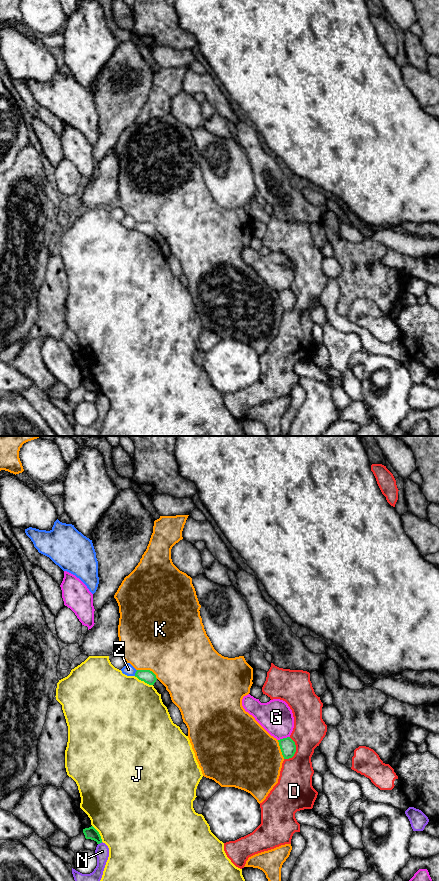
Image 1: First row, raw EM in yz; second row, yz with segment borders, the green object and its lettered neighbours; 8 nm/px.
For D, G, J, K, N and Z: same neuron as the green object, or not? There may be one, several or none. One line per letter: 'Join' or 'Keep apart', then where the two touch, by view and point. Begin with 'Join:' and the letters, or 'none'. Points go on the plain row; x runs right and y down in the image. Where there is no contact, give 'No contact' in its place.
Join: none
D: Keep apart. Touches green at yz (295, 303)
G: Keep apart. Touches green at yz (283, 290)
J: Keep apart. Touches green at yz (143, 232)
K: Keep apart. Touches green at yz (148, 222)
N: Keep apart. Touches green at yz (100, 394)
Z: Keep apart. Touches green at yz (135, 225)

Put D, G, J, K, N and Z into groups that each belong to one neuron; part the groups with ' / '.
D / G / J / K / N / Z

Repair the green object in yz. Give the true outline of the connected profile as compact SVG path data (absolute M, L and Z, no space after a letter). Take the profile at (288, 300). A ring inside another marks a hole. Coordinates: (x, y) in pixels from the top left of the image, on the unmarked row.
M290 289L280 291L278 294L284 311L292 310L296 304L295 294Z

